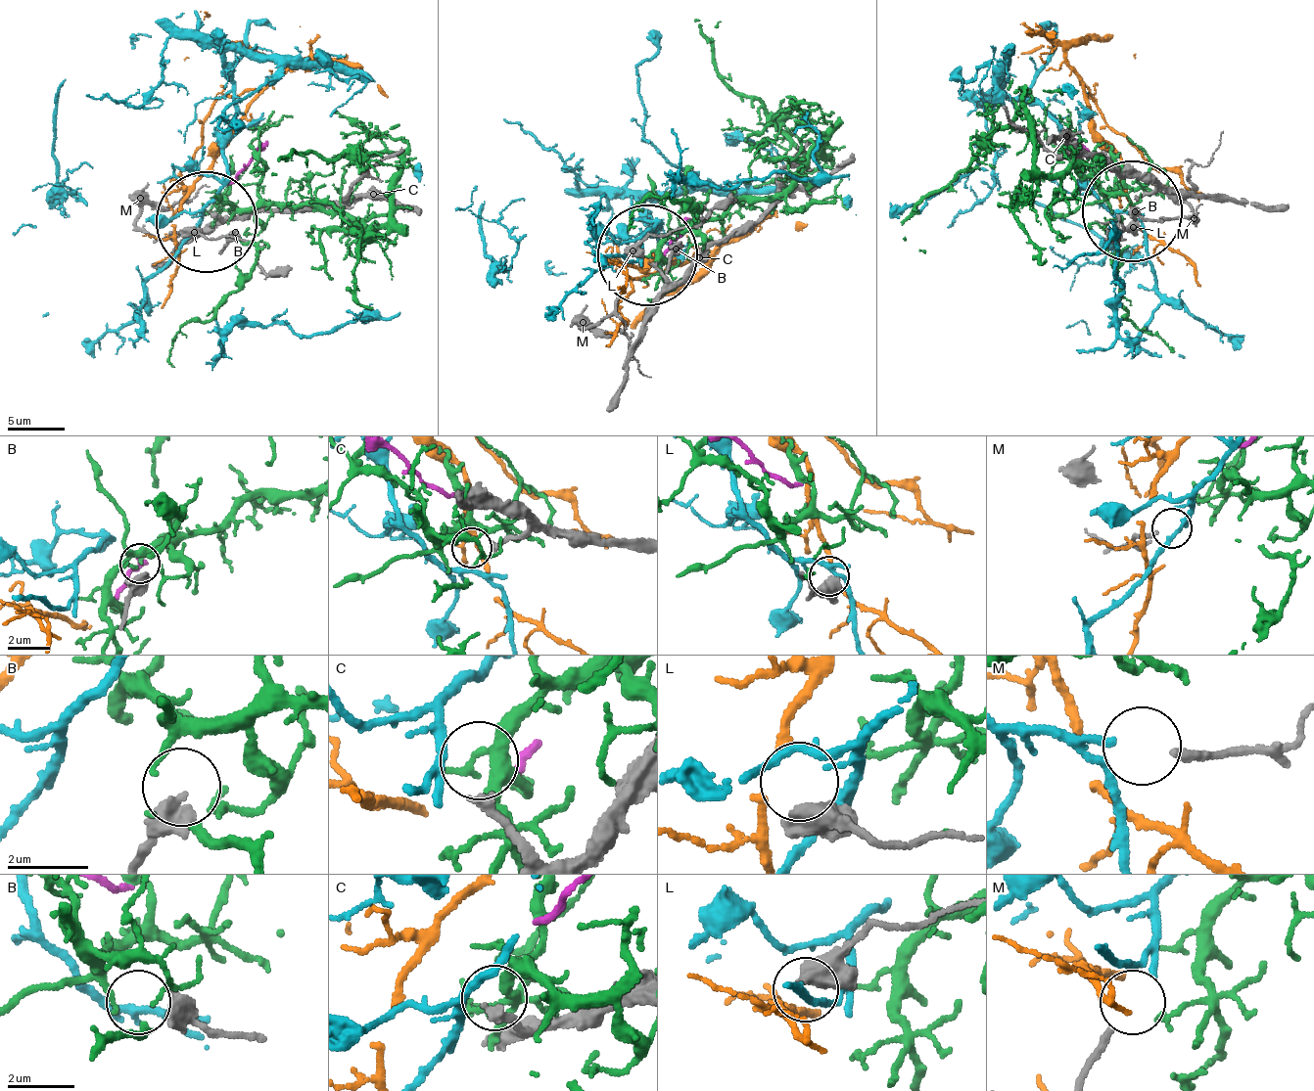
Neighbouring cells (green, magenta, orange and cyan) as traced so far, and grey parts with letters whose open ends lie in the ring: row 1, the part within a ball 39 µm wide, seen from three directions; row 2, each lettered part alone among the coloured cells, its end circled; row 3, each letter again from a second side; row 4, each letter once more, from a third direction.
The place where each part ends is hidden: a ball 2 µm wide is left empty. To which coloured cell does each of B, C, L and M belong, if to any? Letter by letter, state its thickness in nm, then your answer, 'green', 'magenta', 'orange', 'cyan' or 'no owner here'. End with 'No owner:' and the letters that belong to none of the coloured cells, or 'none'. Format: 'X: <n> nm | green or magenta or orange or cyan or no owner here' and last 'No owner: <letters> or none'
B: 600 nm | no owner here
C: 260 nm | no owner here
L: 750 nm | orange
M: 200 nm | cyan
No owner: B, C

